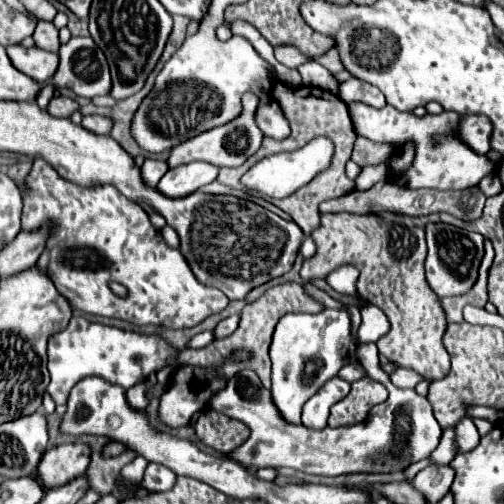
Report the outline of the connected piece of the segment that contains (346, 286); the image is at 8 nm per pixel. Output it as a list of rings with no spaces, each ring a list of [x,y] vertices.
[[[340,266],[328,276],[326,282],[340,294],[356,294],[356,288],[354,288],[356,278],[358,278],[358,270],[354,266]]]

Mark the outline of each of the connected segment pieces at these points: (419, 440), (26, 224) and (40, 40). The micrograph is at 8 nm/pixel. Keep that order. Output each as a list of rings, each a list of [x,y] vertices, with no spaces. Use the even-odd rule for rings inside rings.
[[[242,370],[234,378],[228,380],[228,388],[218,392],[212,398],[210,408],[216,412],[222,412],[230,418],[236,418],[240,422],[250,424],[250,438],[240,446],[240,450],[234,450],[232,460],[238,460],[242,466],[258,470],[258,468],[278,468],[278,466],[290,466],[294,470],[306,472],[306,474],[322,474],[322,476],[340,476],[350,472],[392,472],[392,470],[404,470],[412,462],[424,460],[432,454],[432,450],[438,446],[442,428],[436,422],[432,414],[432,406],[426,400],[426,396],[416,394],[412,388],[396,388],[390,382],[386,384],[390,390],[390,396],[386,402],[374,406],[364,422],[354,426],[342,426],[342,428],[322,428],[312,430],[302,424],[290,424],[282,418],[278,408],[274,406],[270,390],[266,390],[260,382],[260,378],[252,370]]]
[[[38,158],[38,160],[34,160],[34,166],[32,166],[30,174],[26,176],[22,230],[36,230],[36,228],[44,226],[48,220],[54,220],[54,222],[56,222],[56,228],[52,230],[52,236],[50,236],[50,240],[48,240],[48,244],[46,244],[46,252],[44,252],[44,258],[42,258],[44,264],[42,264],[42,266],[48,268],[48,274],[50,274],[50,278],[54,280],[56,288],[70,300],[70,304],[72,304],[76,310],[82,310],[82,312],[88,312],[88,314],[98,314],[98,316],[108,316],[108,318],[128,320],[128,322],[138,324],[138,326],[142,326],[142,324],[164,324],[164,326],[168,326],[168,328],[190,328],[190,326],[200,324],[200,322],[206,320],[208,316],[222,312],[222,310],[228,306],[228,302],[230,302],[230,300],[226,298],[224,292],[220,292],[218,288],[202,286],[202,284],[194,278],[194,274],[192,274],[192,270],[190,270],[186,258],[182,258],[180,250],[170,248],[170,246],[164,242],[162,234],[156,232],[156,228],[150,224],[148,214],[144,212],[142,206],[138,206],[138,204],[134,204],[134,202],[126,202],[126,198],[122,198],[122,194],[118,194],[118,190],[114,190],[114,186],[100,186],[98,190],[82,190],[82,186],[74,186],[72,182],[66,182],[66,178],[62,178],[48,162],[44,162],[42,158]],[[110,282],[118,282],[118,284],[126,286],[126,290],[128,290],[126,298],[116,296],[116,294],[110,290]]]
[[[38,22],[36,32],[32,34],[36,40],[36,46],[48,52],[58,52],[60,40],[58,40],[58,28],[52,22]]]

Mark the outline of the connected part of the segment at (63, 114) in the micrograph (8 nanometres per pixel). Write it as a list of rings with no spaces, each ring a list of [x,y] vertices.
[[[54,96],[50,102],[48,102],[48,106],[46,106],[46,110],[52,114],[52,116],[56,116],[56,118],[68,118],[74,110],[78,110],[80,106],[72,100],[72,98],[68,98],[68,96]]]

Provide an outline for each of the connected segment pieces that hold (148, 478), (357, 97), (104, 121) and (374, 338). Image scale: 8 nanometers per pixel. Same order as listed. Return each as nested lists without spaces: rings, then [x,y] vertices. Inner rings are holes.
[[[148,464],[144,480],[142,480],[142,488],[148,488],[152,492],[166,492],[172,490],[176,484],[176,472],[170,470],[168,466],[162,464]]]
[[[356,78],[341,83],[338,96],[347,105],[354,101],[363,102],[378,109],[386,105],[385,96],[376,86]]]
[[[94,114],[94,116],[84,116],[82,118],[82,126],[94,134],[110,134],[112,126],[114,126],[114,120],[108,118],[108,116],[100,116],[100,114]]]
[[[366,304],[362,308],[362,324],[358,328],[358,342],[360,344],[370,344],[370,342],[376,344],[388,332],[390,332],[388,316],[374,304]]]

